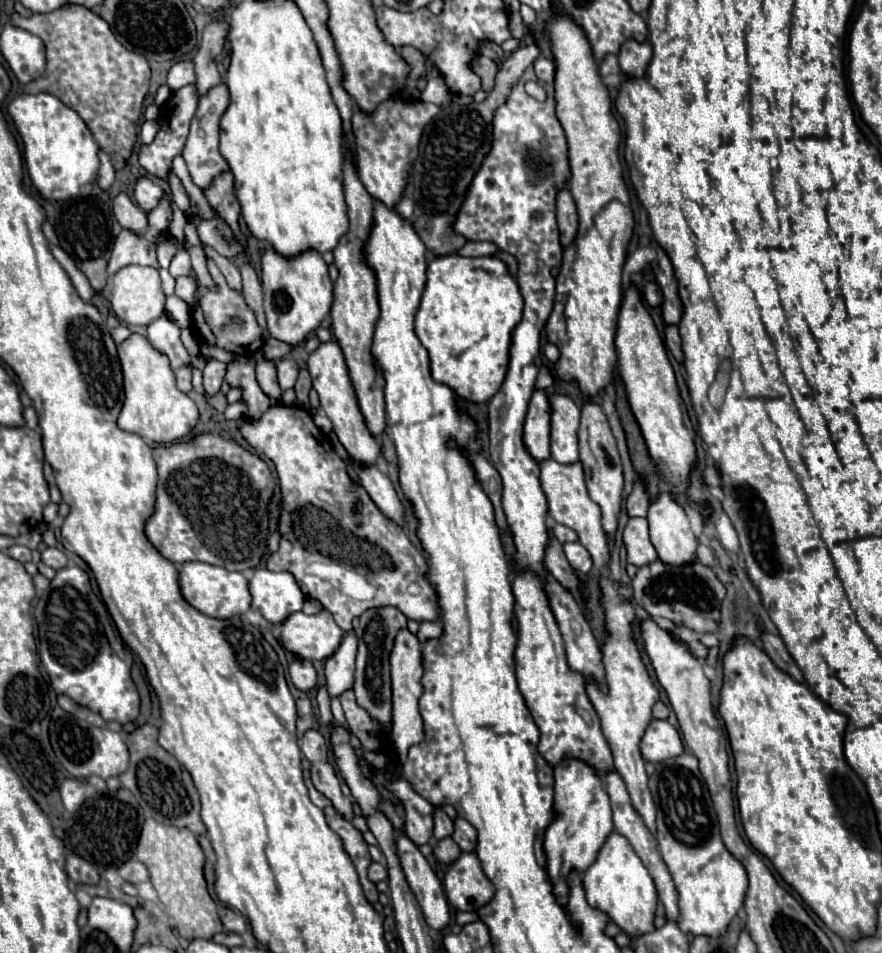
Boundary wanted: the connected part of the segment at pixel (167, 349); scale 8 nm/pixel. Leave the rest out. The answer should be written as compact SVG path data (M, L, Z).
M161 316L157 320L153 320L147 328L147 340L149 344L165 354L171 362L171 368L177 370L177 368L183 368L187 366L193 374L193 388L203 394L203 386L201 386L201 370L197 370L191 360L189 360L189 352L185 350L185 346L181 344L179 340L179 328L167 318L167 316Z

